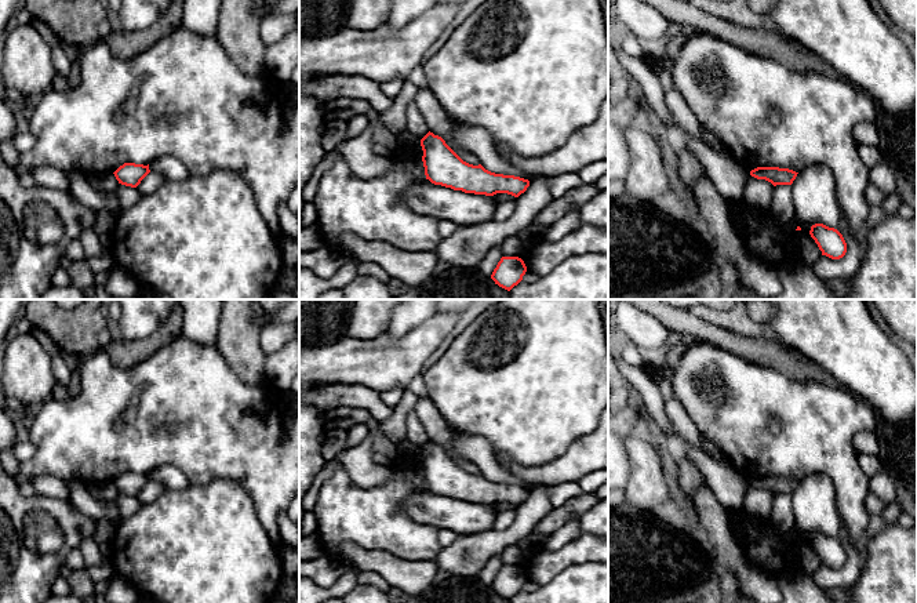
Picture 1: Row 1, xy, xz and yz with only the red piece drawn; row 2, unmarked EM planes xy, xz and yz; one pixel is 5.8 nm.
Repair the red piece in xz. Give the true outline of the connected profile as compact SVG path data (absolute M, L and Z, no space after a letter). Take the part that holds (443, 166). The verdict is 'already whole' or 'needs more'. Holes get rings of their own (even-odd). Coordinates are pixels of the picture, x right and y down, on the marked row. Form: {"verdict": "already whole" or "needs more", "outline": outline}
{"verdict": "already whole", "outline": "M430 131L421 139L421 146L426 179L434 185L465 193L485 196L507 193L514 197L518 197L530 186L528 179L495 174L481 164L473 166L463 161L441 137Z"}

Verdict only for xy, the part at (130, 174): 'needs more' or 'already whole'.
already whole

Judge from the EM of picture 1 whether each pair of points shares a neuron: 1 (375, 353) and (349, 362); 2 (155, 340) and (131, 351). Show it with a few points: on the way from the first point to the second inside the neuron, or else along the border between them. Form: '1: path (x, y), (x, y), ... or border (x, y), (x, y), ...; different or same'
1: path (368, 360), (356, 362); same
2: path (149, 345), (137, 351); same

